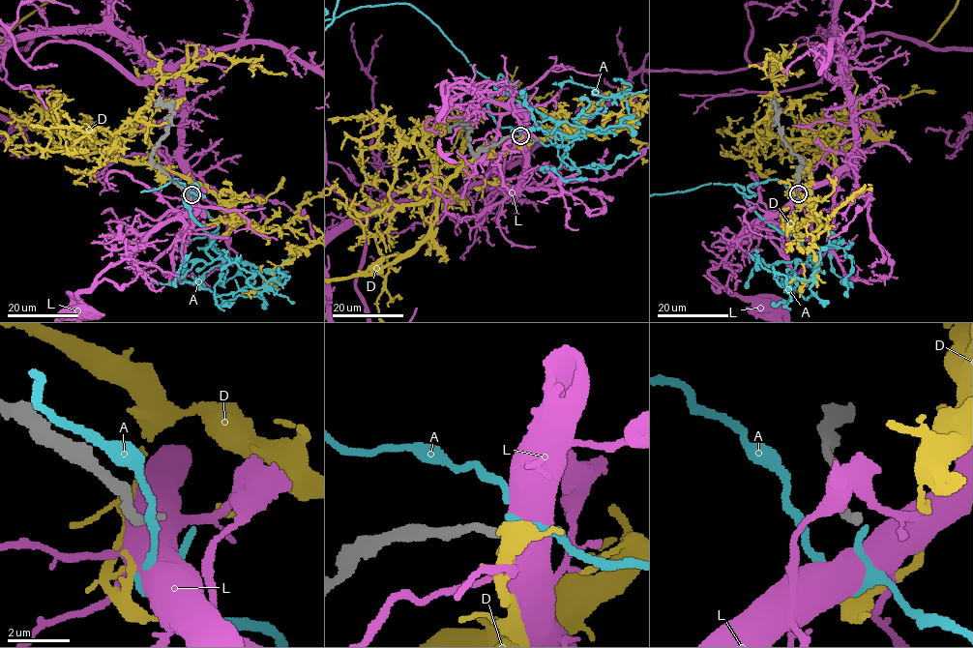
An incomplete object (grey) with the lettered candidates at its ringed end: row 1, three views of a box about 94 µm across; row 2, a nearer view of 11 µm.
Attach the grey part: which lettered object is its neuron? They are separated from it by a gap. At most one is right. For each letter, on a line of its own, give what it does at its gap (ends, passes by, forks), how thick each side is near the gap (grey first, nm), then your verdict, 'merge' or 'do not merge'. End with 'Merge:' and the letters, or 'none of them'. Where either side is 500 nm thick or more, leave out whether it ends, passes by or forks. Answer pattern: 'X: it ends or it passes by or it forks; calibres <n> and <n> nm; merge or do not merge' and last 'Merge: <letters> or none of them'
A: it ends; calibres 280 and 240 nm; do not merge
D: it ends; calibres 280 and 180 nm; do not merge
L: calibres 280 and 700 nm; do not merge
Merge: none of them

